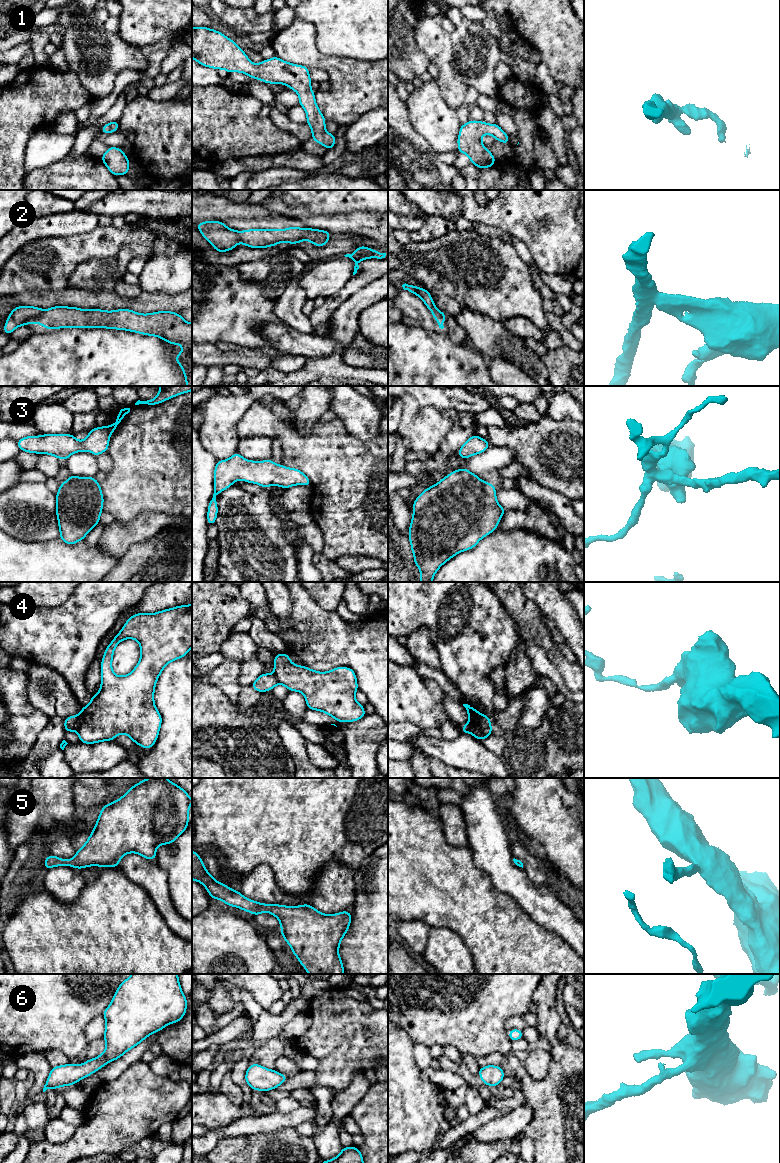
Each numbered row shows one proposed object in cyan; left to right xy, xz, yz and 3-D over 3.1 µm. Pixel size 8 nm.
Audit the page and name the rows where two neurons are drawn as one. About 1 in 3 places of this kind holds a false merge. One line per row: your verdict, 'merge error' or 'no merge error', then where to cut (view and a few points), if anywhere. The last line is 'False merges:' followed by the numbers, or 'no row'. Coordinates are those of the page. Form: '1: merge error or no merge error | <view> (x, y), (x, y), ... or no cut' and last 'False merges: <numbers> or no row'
1: no merge error | no cut
2: merge error | xy (43, 310), (39, 322)
3: no merge error | no cut
4: merge error | yz (481, 715), (480, 725), (487, 736)
5: no merge error | no cut
6: no merge error | no cut
False merges: 2, 4

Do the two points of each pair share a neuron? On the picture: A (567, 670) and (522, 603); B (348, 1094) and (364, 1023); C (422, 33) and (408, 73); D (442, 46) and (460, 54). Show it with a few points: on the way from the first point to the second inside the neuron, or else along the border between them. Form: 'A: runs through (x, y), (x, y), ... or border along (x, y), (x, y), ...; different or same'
A: runs through (553, 653), (541, 635), (531, 625), (530, 620); same
B: border along (363, 1073), (354, 1075), (351, 1082), (335, 1094); different
C: border along (412, 27), (412, 33), (417, 46), (431, 62); different
D: border along (449, 34), (451, 65), (456, 73); different

